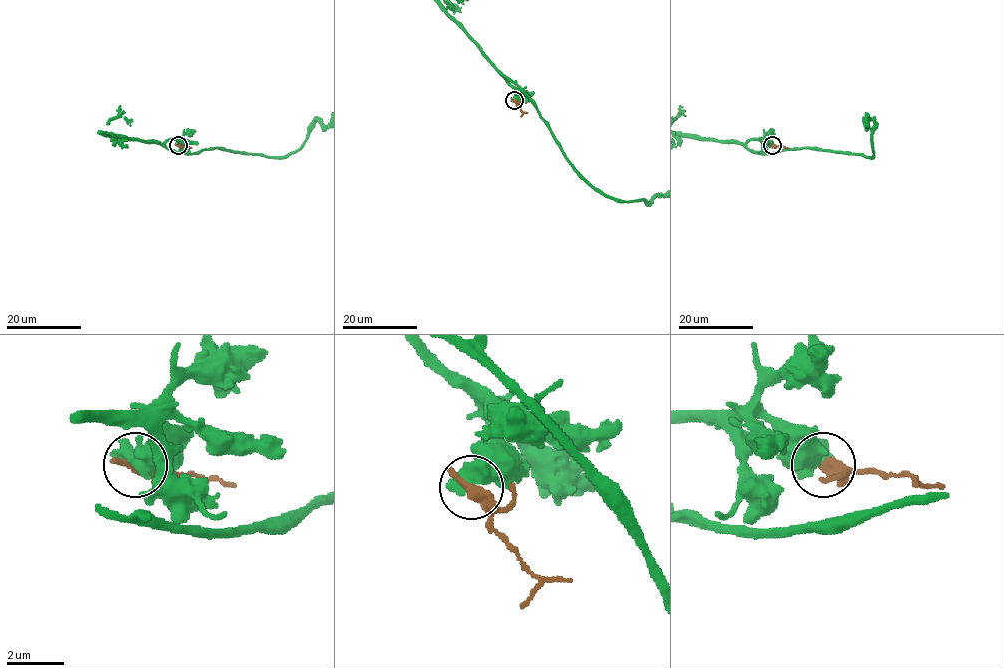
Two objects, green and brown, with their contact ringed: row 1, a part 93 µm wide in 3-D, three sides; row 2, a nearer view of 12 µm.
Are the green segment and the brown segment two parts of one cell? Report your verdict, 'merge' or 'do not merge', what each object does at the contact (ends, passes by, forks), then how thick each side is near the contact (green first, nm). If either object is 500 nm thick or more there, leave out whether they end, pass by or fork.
do not merge; 750 nm thick on the green side, 500 nm on the other

